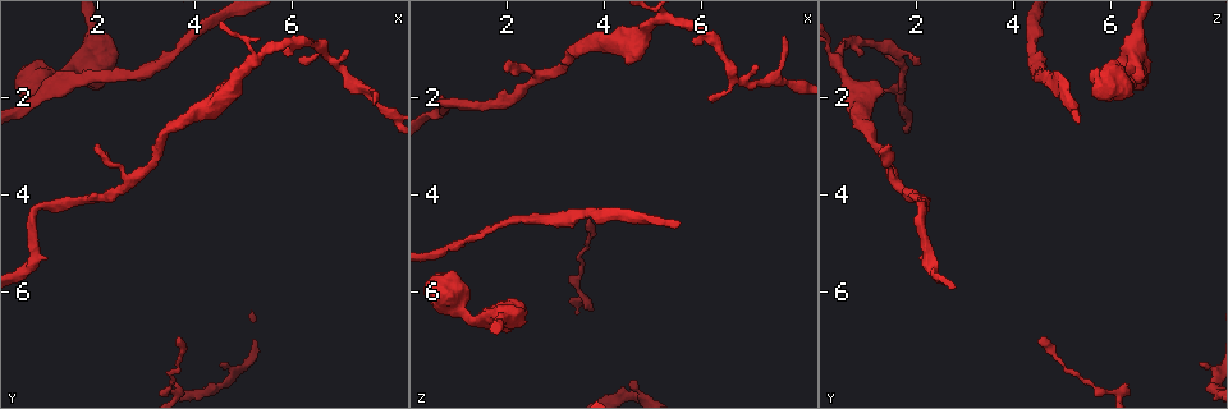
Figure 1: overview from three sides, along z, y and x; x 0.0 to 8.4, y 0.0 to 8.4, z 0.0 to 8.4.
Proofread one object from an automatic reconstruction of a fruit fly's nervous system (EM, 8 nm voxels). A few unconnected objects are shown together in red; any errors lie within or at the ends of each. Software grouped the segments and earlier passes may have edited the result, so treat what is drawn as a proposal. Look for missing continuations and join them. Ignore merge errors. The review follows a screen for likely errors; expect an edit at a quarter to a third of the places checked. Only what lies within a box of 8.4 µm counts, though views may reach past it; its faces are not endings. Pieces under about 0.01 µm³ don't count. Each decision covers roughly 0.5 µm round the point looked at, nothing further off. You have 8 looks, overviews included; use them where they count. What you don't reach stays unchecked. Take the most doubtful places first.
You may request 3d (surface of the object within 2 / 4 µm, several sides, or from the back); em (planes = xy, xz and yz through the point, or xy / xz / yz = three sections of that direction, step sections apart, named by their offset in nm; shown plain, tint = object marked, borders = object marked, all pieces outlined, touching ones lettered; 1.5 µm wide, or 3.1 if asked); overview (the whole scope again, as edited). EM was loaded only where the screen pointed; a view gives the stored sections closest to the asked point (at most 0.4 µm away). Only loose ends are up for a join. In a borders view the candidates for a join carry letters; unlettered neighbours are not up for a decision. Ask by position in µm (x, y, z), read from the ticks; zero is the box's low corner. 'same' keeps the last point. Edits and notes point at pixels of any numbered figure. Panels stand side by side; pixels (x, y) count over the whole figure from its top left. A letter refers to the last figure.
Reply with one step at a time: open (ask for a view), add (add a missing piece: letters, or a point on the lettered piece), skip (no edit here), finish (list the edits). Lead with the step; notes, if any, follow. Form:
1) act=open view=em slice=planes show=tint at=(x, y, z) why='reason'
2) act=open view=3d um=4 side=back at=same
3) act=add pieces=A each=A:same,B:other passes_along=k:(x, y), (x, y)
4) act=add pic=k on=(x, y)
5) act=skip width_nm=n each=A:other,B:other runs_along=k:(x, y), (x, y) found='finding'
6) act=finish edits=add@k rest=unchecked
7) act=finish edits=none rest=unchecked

act=open view=em slice=planes show=borders at=(4.65, 1.80, 1.30)

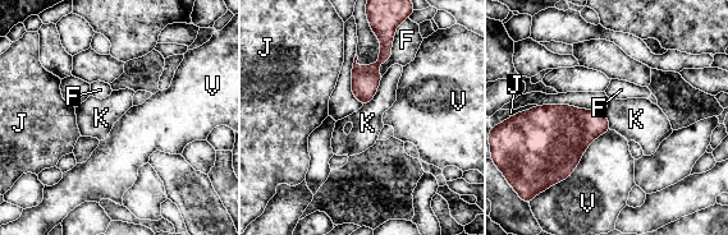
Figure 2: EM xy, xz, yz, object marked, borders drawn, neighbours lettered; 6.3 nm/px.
act=skip each=F:other,J:other,K:other,V:other border=2:(383, 77), (375, 95), (364, 105) found='no lettered piece goes on from it'

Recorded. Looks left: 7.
act=open view=3d um=2 at=(2.15, 1.70, 6.50) why='an open end'

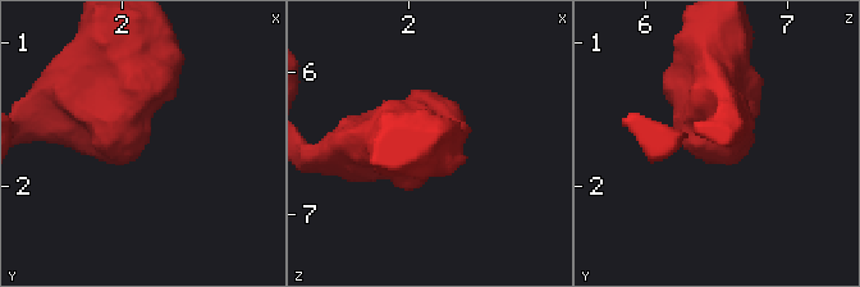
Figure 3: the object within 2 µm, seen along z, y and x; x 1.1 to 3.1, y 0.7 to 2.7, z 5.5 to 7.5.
act=open view=em slice=planes show=borders at=(2.14, 1.74, 6.48) why='now the EM'

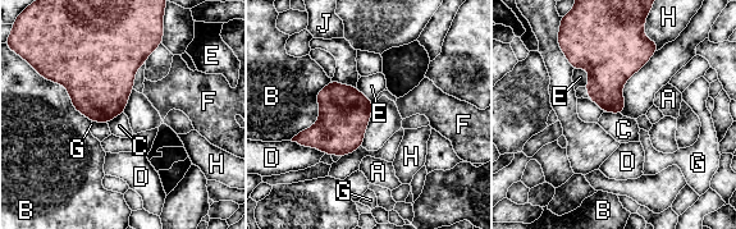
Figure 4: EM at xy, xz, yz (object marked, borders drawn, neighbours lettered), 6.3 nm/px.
act=skip width_nm=220 each=A:other,B:other,C:other,D:other,E:other,F:other,G:other,H:other,J:other border=4:(604, 111), (616, 111), (621, 115) found='none of them fits'

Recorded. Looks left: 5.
act=open view=em slice=planes show=borders at=(2.05, 3.00, 1.45) why='thin end'

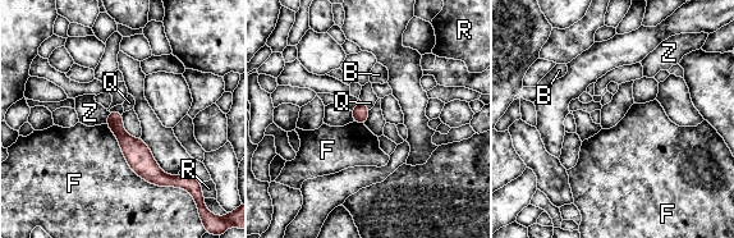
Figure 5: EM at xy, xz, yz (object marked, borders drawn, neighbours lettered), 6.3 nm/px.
act=skip width_nm=100 longest_contact=F:600nm each=B:other,F:other,Q:other,R:other,Z:other found='none of them fits'

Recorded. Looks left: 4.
act=finish edits=none rest=unchecked

